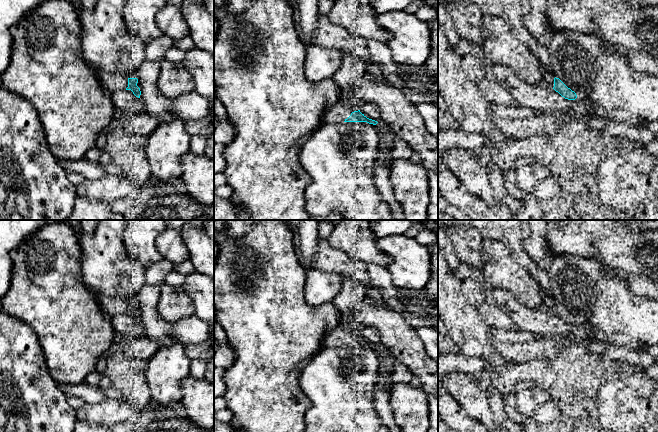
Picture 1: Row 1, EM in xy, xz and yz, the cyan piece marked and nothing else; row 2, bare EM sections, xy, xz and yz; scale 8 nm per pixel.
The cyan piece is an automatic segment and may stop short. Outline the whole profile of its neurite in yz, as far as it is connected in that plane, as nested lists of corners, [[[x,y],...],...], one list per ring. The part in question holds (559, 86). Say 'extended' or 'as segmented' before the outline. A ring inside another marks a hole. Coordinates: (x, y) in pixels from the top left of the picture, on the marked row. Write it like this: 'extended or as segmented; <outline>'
extended; [[[543,70],[541,82],[549,87],[552,87],[565,99],[575,100],[577,98],[574,91],[568,88],[559,78],[554,77],[548,71]]]

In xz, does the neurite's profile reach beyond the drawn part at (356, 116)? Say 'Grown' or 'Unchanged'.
Grown

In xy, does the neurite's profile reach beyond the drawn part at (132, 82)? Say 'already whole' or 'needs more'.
needs more

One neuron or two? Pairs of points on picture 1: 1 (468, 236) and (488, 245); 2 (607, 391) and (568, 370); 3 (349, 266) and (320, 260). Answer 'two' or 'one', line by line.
1: two
2: two
3: one

